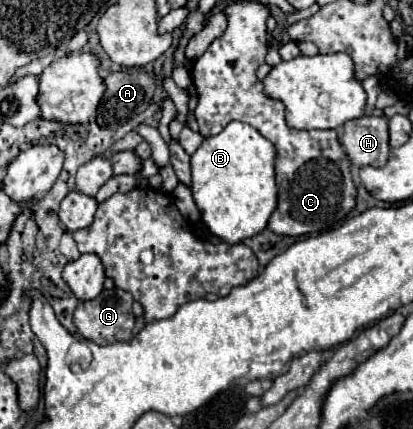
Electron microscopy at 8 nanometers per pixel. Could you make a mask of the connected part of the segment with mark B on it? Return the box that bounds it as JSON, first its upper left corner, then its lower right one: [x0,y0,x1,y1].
[191,122,277,244]

